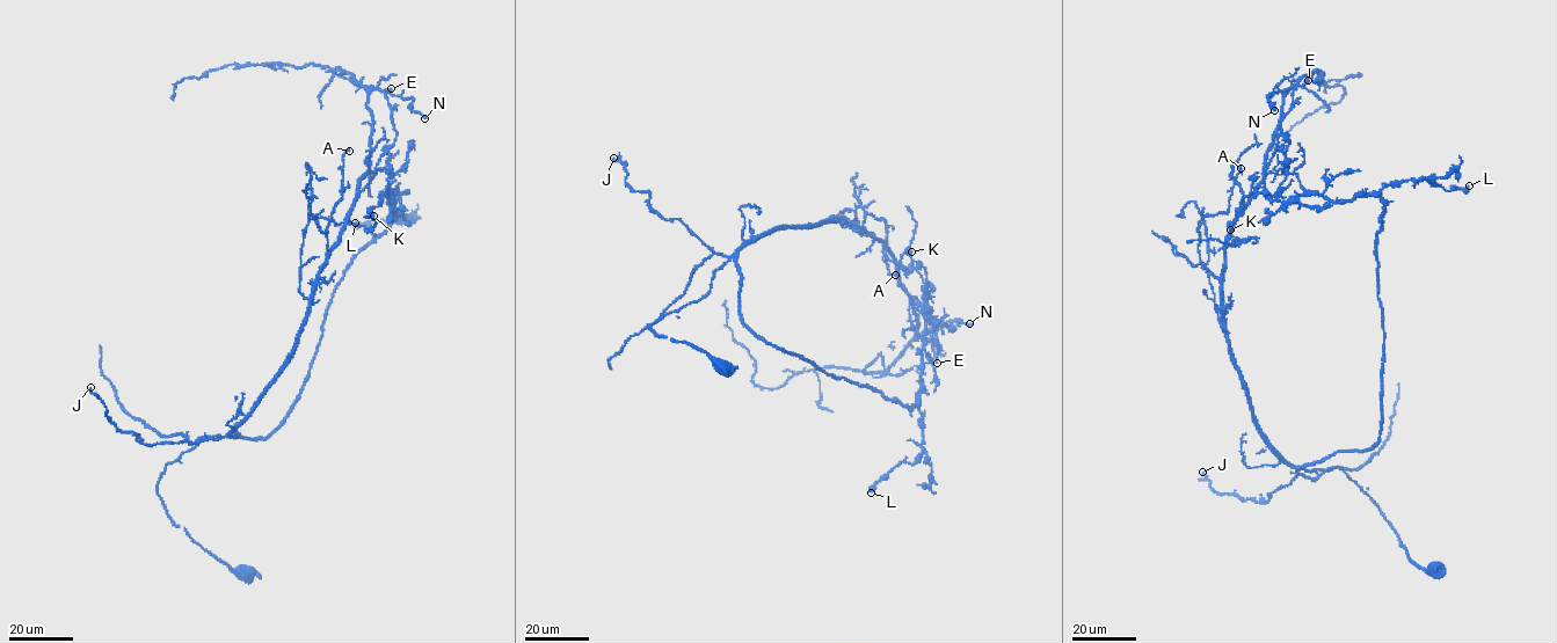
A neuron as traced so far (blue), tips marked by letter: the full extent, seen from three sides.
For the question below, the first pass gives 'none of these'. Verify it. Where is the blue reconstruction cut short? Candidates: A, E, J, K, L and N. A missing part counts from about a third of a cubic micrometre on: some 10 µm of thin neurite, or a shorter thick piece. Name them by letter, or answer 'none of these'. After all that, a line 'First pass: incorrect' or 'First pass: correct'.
none of these
First pass: correct

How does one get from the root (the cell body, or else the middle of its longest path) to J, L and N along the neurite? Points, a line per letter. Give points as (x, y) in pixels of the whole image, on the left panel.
J: (247, 571), (174, 525), (157, 492), (167, 464), (223, 437), (142, 444), (91, 387)
L: (247, 571), (174, 525), (157, 484), (204, 439), (263, 439), (279, 425), (343, 271), (402, 216), (355, 223)
N: (247, 571), (174, 525), (157, 484), (231, 435), (291, 352), (369, 169), (366, 95), (424, 118)

